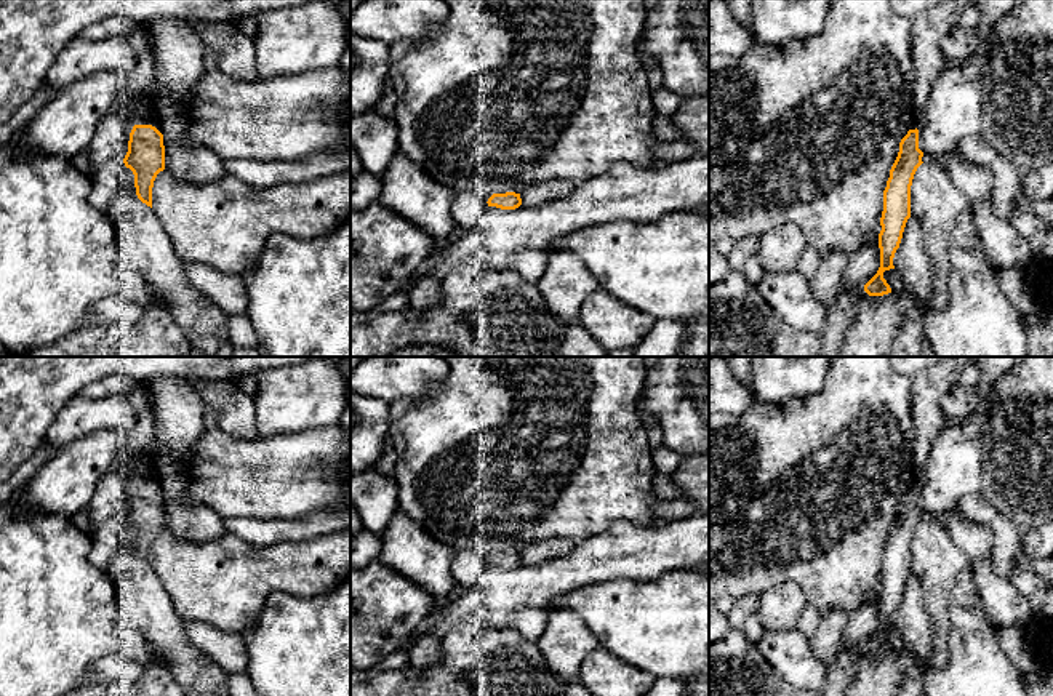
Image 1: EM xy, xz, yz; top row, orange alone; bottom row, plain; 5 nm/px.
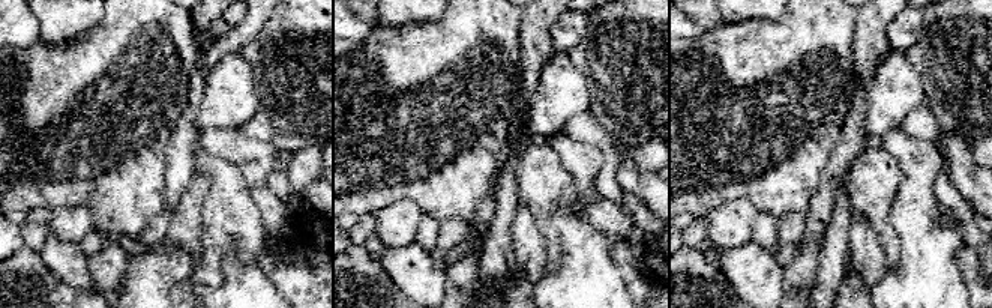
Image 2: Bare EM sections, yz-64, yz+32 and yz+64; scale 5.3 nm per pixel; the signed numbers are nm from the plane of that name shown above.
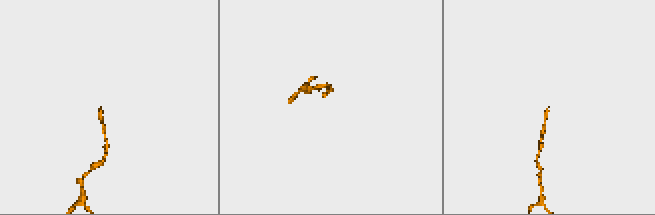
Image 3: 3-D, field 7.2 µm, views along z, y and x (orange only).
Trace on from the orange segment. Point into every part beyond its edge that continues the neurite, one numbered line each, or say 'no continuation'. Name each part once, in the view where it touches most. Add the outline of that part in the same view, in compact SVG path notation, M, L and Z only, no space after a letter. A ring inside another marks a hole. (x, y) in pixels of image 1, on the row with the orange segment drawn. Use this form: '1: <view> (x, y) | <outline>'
1: xy (138, 109) | M131 94L125 109L133 117L133 125L152 125L162 133L158 114L146 104L142 96Z

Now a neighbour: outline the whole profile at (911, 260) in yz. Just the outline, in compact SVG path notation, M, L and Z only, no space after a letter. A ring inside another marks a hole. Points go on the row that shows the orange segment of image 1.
M907 219L893 266L903 278L904 290L912 294L915 307L927 310L933 296L935 272L919 219Z

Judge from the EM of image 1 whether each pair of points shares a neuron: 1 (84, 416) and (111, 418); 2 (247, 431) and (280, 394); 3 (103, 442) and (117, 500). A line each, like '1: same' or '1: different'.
1: same
2: different
3: different

